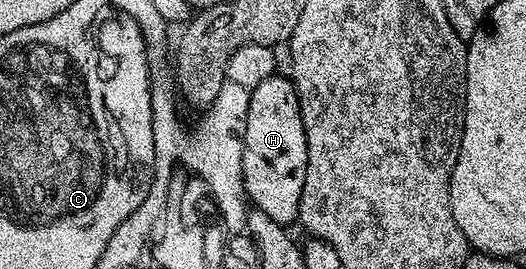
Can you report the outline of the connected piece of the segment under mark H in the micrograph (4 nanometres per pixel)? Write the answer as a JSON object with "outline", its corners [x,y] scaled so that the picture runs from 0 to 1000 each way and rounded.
{"outline":[[[544,275],[515,279],[475,327],[473,420],[462,513],[462,699],[483,781],[540,836],[568,807],[572,703],[584,639],[580,465],[572,450],[561,316]]]}

